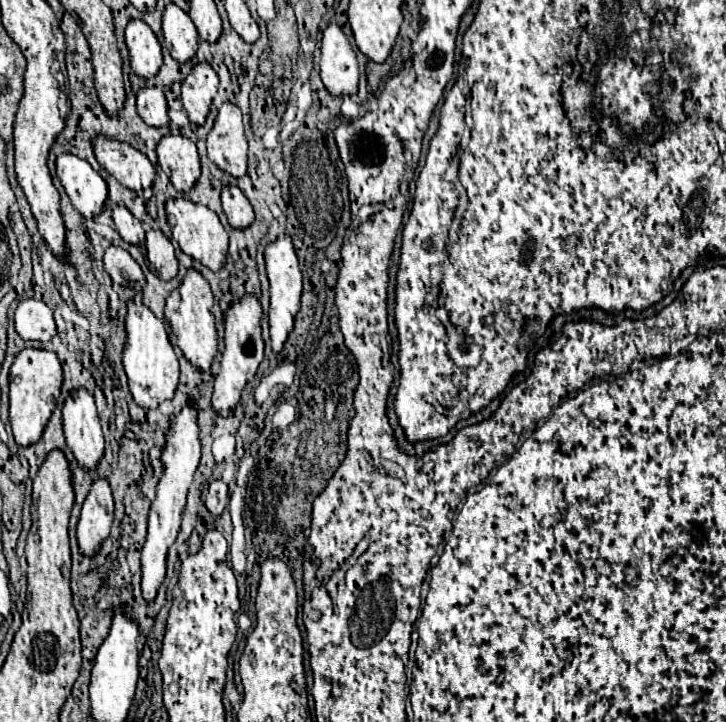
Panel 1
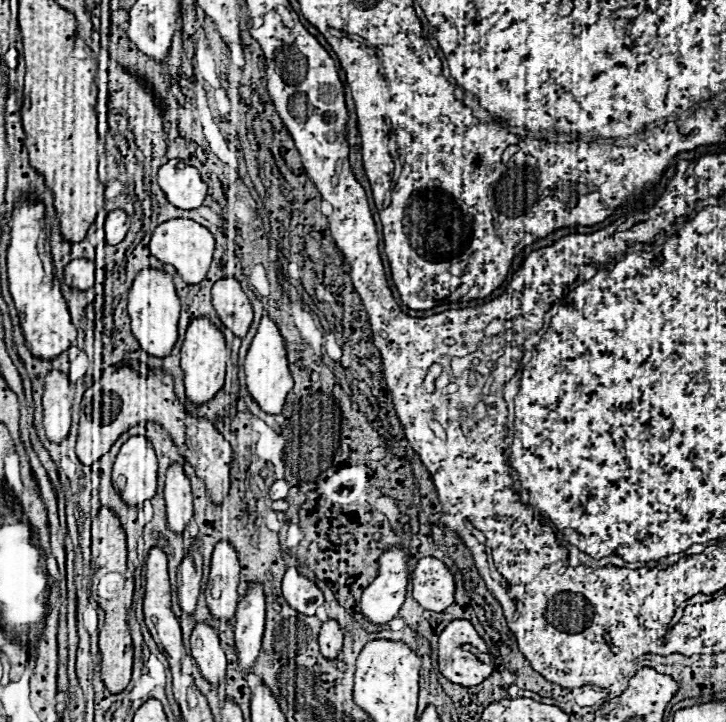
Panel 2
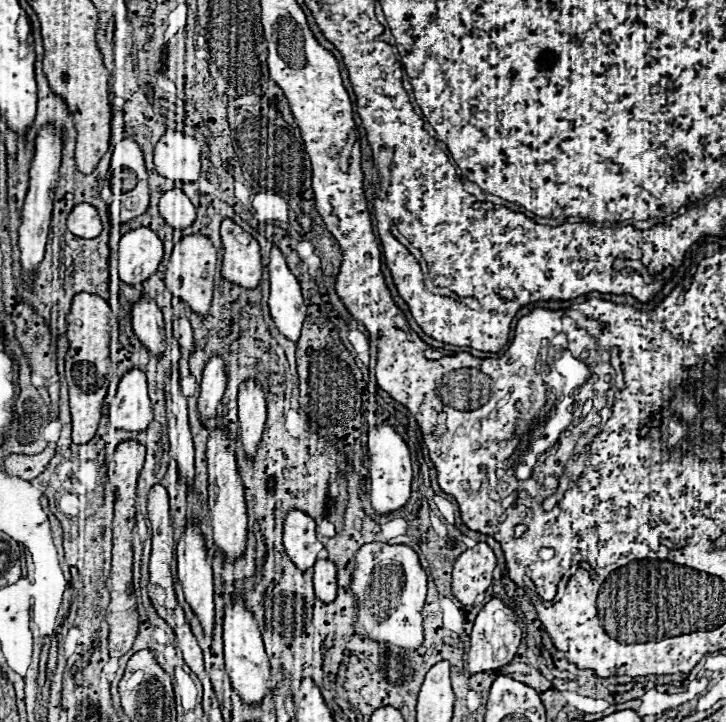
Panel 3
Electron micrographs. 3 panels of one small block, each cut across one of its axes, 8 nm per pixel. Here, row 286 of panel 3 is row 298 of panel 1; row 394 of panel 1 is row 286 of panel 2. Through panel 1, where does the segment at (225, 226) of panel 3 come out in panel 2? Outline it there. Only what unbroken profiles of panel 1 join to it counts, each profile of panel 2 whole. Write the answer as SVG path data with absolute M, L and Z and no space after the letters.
M222 278L212 286L212 306L220 322L232 330L234 336L246 336L252 324L252 306L234 278Z

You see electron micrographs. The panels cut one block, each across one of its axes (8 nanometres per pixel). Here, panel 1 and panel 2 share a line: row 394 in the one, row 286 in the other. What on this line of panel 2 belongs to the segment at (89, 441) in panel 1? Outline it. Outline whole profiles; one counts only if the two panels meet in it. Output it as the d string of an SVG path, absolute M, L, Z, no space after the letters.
M72 260L64 268L64 280L70 288L86 292L94 286L94 262L90 260Z

